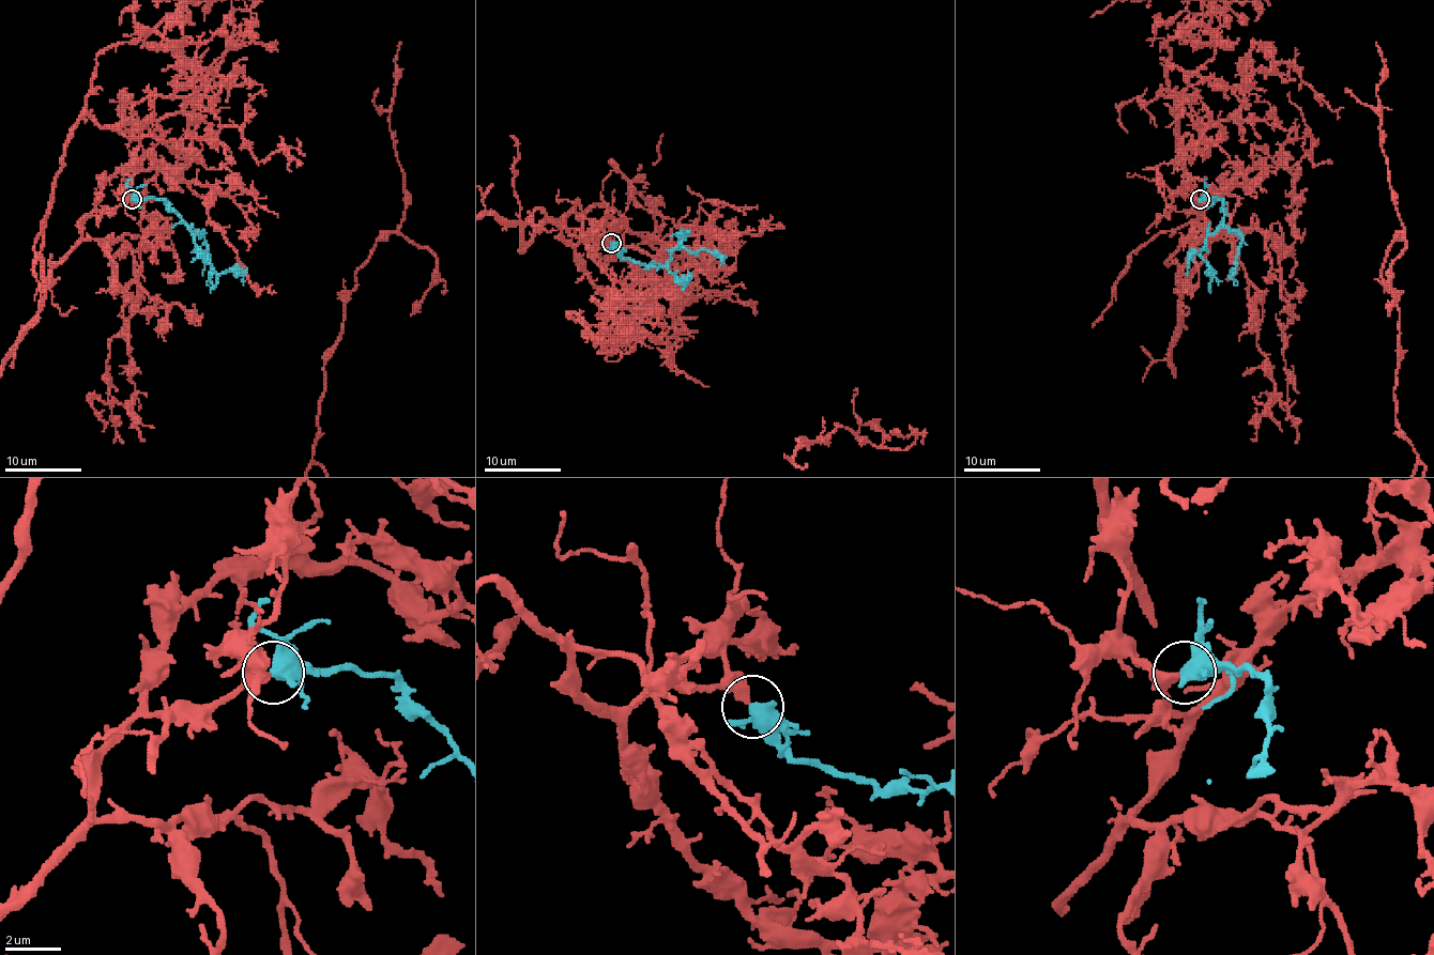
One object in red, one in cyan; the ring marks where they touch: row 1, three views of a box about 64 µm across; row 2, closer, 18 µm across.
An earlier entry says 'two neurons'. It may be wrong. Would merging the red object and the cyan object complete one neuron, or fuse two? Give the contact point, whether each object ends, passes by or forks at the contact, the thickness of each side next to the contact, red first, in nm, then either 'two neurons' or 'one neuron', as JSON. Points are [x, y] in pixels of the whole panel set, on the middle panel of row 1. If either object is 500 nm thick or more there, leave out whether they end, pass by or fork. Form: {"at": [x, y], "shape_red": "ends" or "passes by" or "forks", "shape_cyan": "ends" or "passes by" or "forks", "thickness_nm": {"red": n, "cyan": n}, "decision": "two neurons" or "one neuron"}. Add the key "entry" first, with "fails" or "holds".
{"entry": "fails", "at": [611, 243], "thickness_nm": {"red": 360, "cyan": 600}, "decision": "one neuron"}

